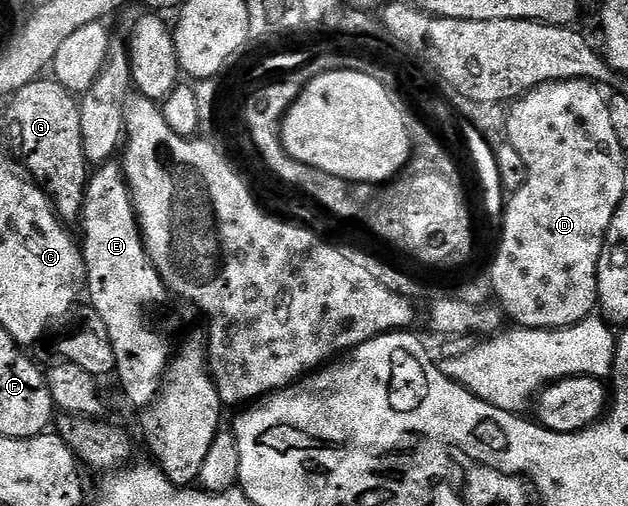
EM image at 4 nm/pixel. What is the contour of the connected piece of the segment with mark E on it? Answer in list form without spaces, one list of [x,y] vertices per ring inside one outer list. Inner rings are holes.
[[[110,160],[98,165],[92,171],[89,183],[85,185],[85,203],[81,209],[79,227],[81,226],[80,237],[83,239],[81,254],[85,258],[85,285],[87,287],[87,302],[91,305],[92,313],[99,315],[103,324],[107,324],[107,332],[111,332],[111,344],[115,344],[115,360],[117,368],[115,378],[121,381],[121,386],[125,389],[125,394],[129,397],[131,405],[137,409],[137,418],[141,421],[141,434],[145,437],[145,442],[149,445],[149,450],[153,453],[152,461],[163,471],[176,486],[189,488],[200,479],[203,472],[203,460],[207,457],[207,452],[211,452],[211,444],[215,444],[215,436],[222,429],[221,410],[223,403],[217,385],[213,382],[213,376],[209,373],[209,344],[207,334],[204,329],[192,326],[185,318],[180,318],[175,311],[169,307],[171,295],[165,286],[165,281],[159,276],[159,272],[151,264],[151,260],[145,251],[145,242],[141,238],[141,227],[137,225],[137,213],[133,207],[133,198],[129,195],[129,186],[125,182],[125,171],[120,165],[116,166],[116,161]]]

